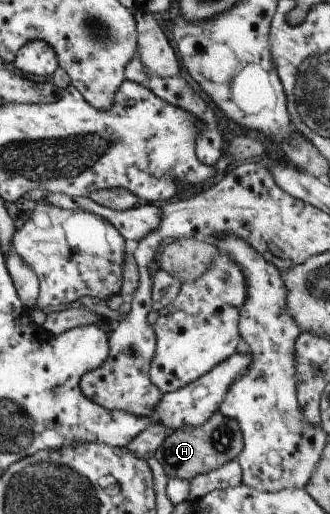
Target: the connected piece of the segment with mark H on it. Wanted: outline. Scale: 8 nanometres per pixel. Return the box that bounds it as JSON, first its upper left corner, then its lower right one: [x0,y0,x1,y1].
[154,411,243,480]

